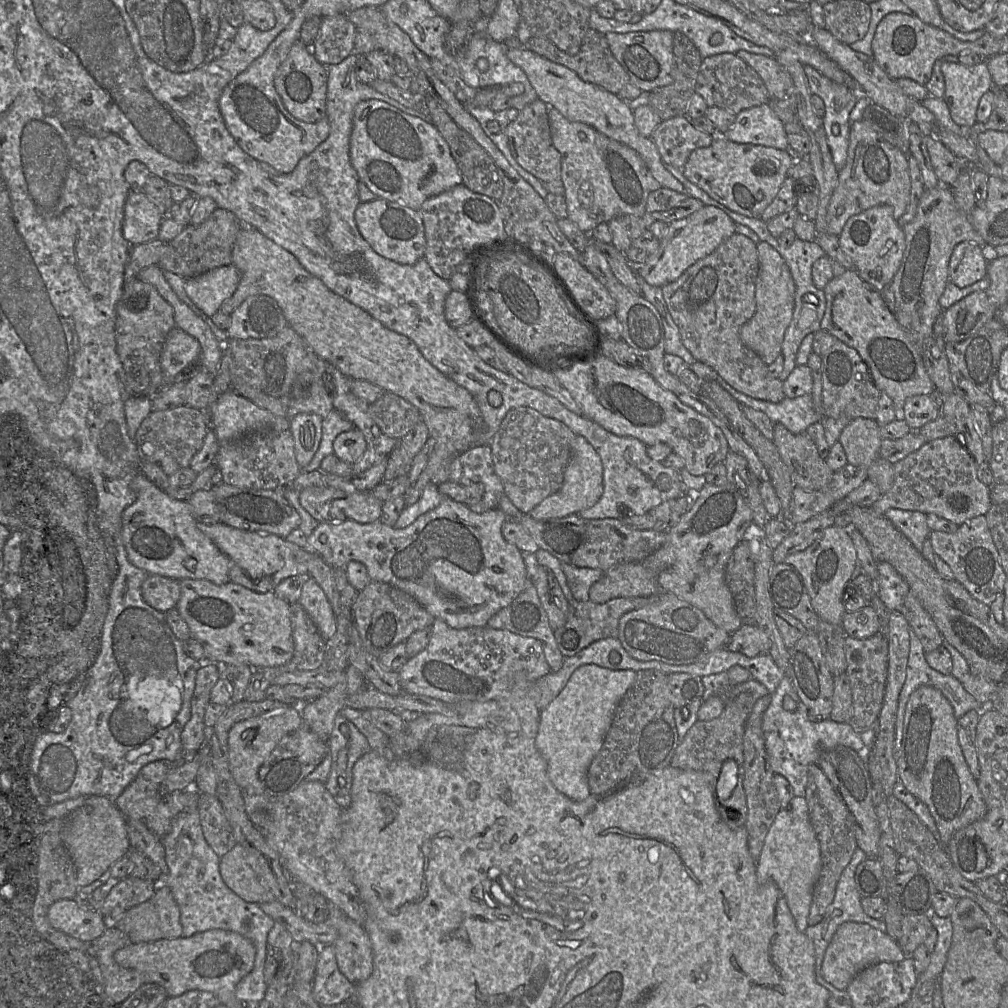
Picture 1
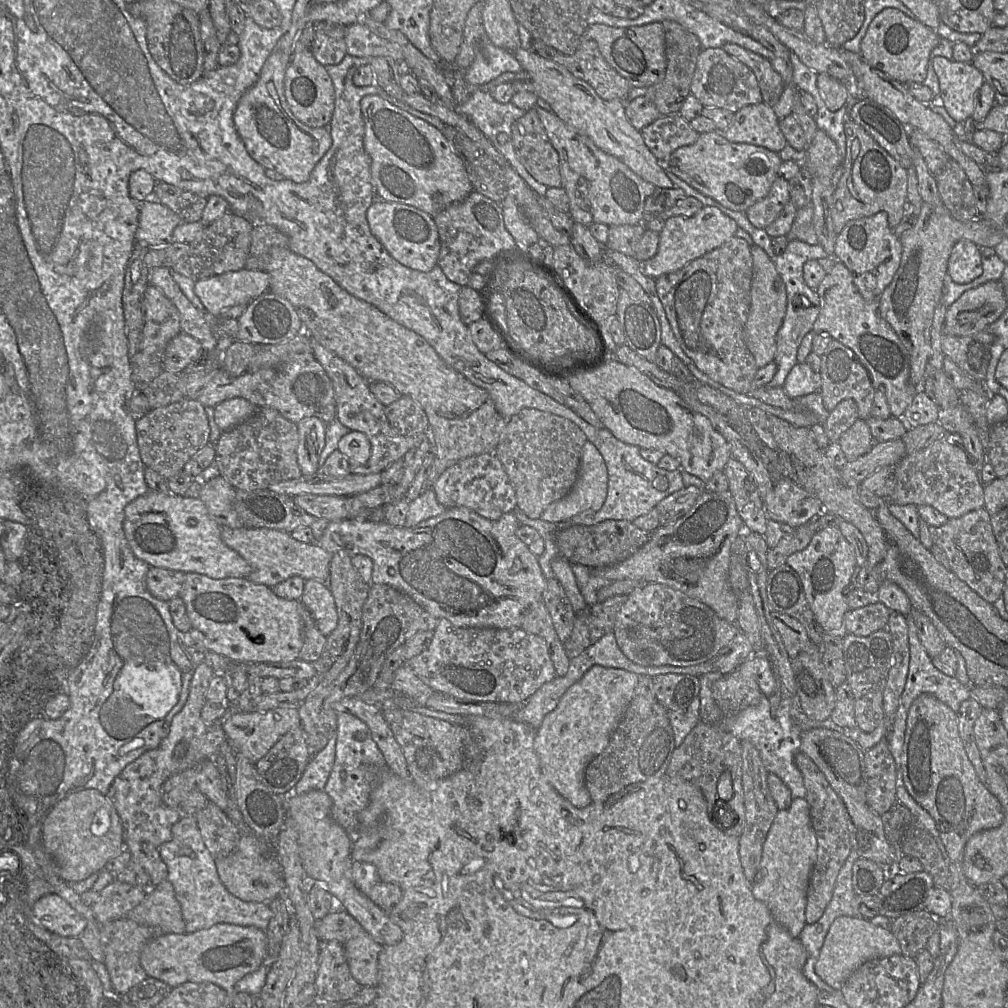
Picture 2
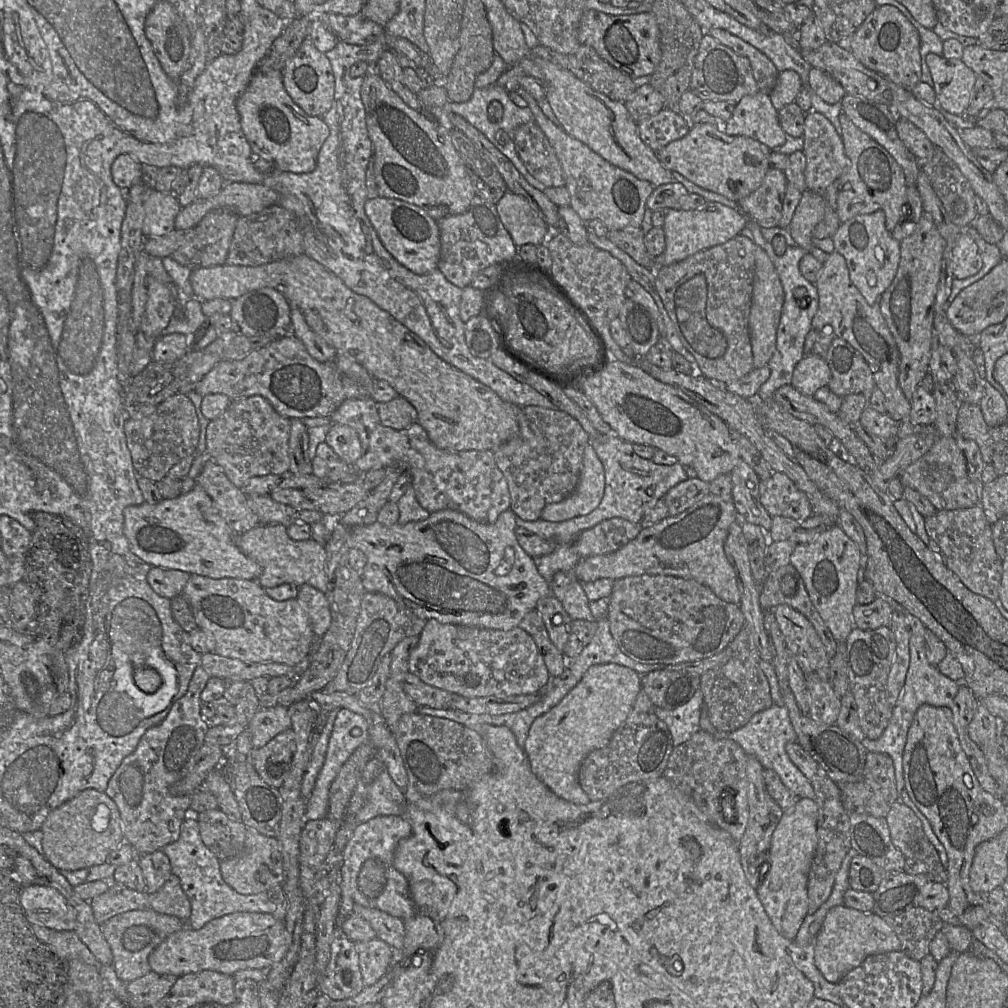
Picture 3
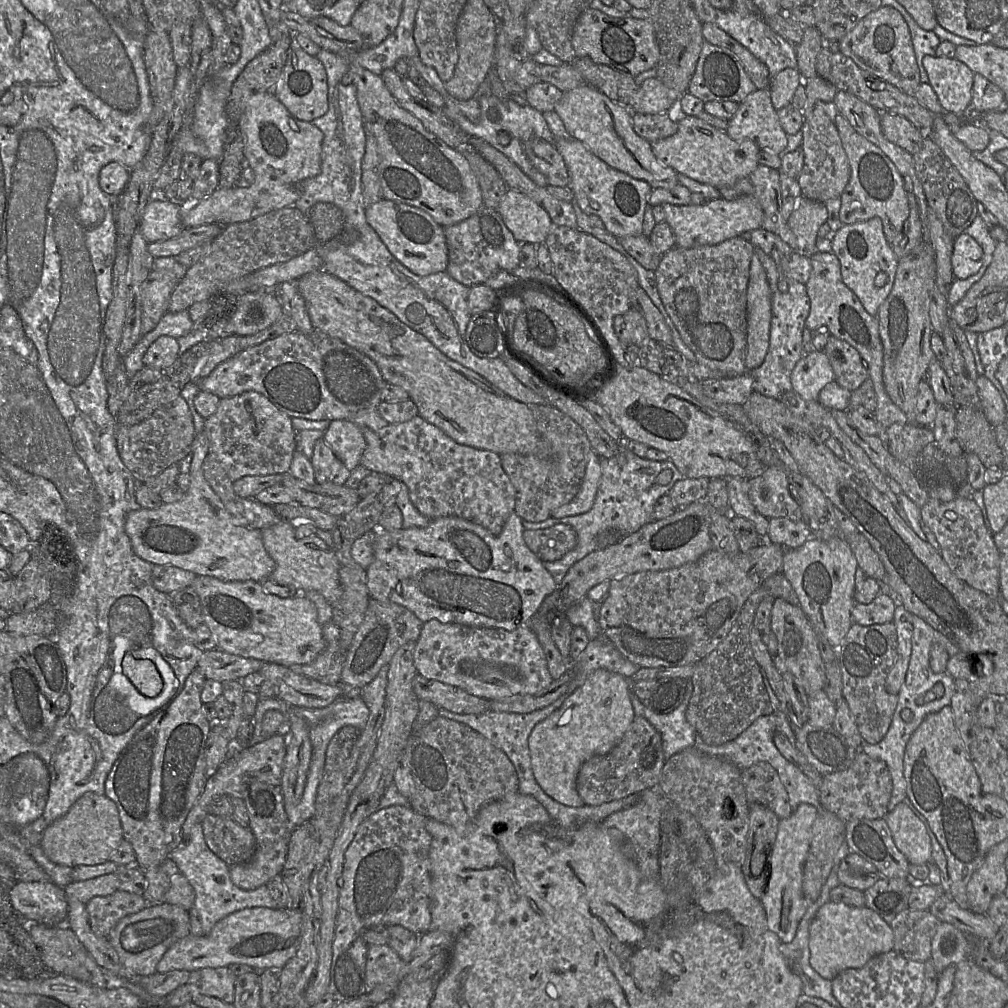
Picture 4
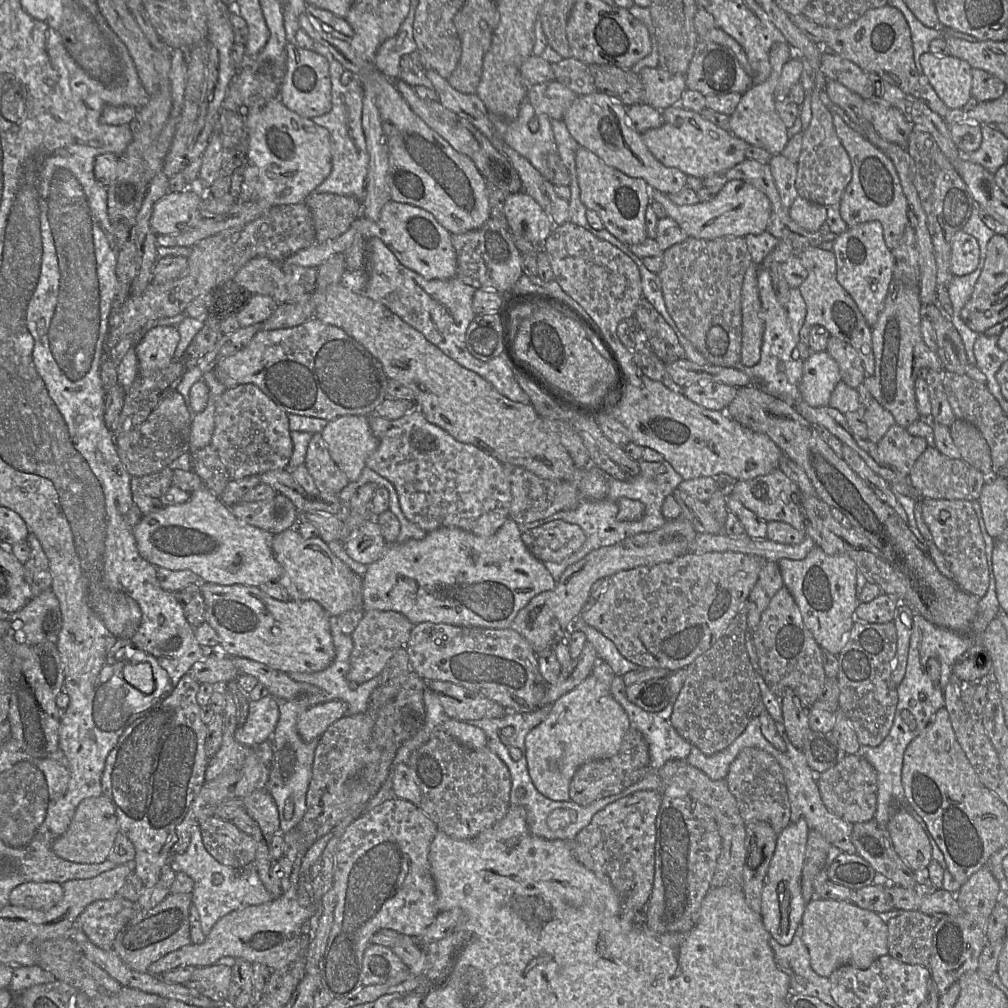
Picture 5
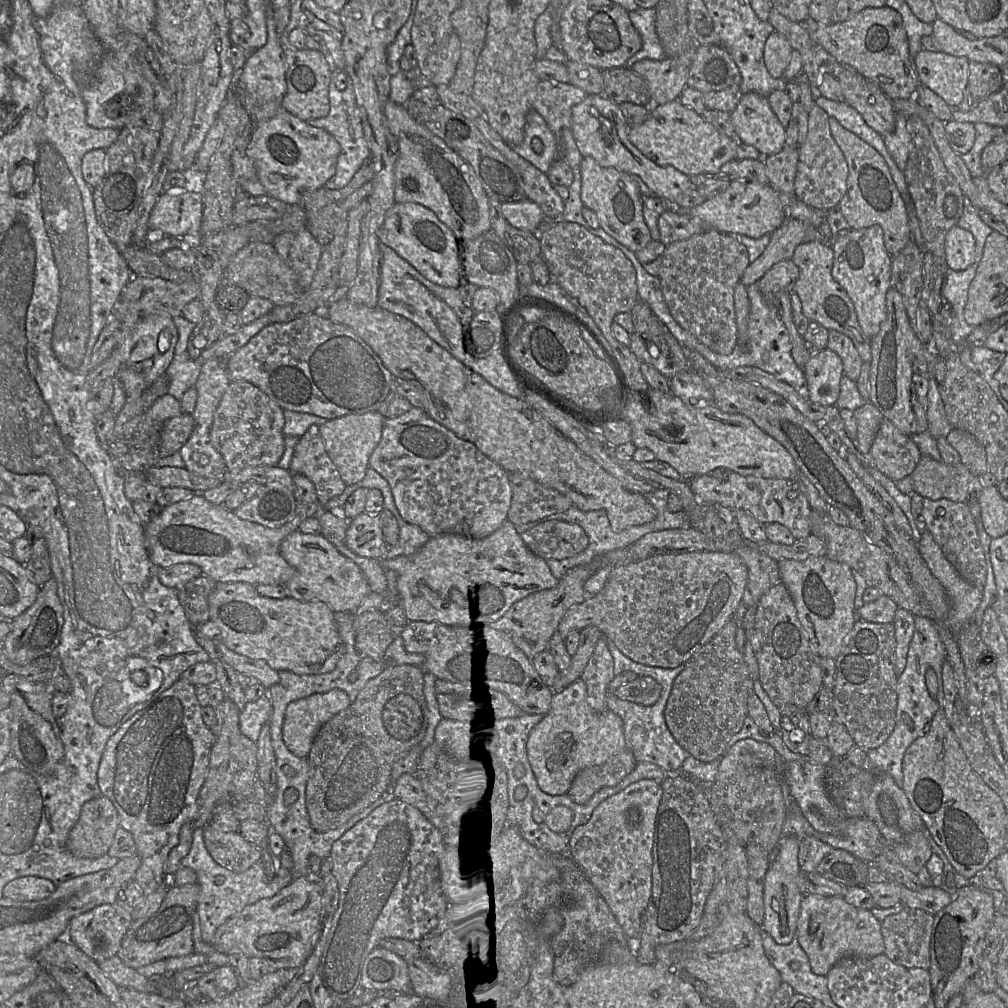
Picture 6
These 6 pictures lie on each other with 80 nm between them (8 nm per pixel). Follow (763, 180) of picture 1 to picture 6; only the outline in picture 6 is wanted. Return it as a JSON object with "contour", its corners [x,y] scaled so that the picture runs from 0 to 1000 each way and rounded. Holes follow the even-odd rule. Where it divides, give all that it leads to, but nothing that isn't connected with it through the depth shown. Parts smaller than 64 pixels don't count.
{"contour":[[[675,99],[645,105],[642,118],[635,124],[625,126],[623,136],[631,147],[652,164],[668,165],[683,175],[711,170],[719,162],[731,157],[731,139],[711,129]]]}

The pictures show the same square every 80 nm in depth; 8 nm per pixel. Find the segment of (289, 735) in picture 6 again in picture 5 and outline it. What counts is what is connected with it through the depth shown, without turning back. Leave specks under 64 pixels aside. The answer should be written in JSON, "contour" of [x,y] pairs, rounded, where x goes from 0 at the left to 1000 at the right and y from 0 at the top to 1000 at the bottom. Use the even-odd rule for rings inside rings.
{"contour":[[[328,694],[304,703],[294,714],[294,724],[300,735],[308,737],[316,732],[324,722],[343,709],[344,697]]]}

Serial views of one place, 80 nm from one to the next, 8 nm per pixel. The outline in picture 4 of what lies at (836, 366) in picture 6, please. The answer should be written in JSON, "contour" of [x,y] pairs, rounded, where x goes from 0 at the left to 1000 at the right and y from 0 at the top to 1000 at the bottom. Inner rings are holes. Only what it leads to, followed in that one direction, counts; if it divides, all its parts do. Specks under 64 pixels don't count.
{"contour":[[[817,348],[797,352],[785,371],[787,387],[800,398],[811,398],[813,388],[826,378],[827,369]]]}

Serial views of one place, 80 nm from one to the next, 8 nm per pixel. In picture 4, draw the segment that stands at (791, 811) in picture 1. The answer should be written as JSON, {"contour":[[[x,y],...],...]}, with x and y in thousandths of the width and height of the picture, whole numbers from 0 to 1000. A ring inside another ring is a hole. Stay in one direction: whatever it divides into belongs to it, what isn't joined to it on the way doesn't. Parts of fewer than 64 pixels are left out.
{"contour":[[[794,798],[784,811],[773,814],[764,852],[764,865],[759,884],[754,891],[762,921],[776,936],[785,935],[802,899],[796,884],[797,861],[806,832],[806,818],[811,803],[804,798]]]}

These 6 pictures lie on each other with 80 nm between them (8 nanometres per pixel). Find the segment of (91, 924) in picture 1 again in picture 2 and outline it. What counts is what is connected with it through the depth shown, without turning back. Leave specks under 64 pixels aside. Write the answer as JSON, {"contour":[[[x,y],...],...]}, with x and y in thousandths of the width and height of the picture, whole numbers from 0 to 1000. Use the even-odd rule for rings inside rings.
{"contour":[[[56,886],[37,893],[32,899],[32,907],[42,920],[64,930],[77,931],[86,918],[86,913]]]}

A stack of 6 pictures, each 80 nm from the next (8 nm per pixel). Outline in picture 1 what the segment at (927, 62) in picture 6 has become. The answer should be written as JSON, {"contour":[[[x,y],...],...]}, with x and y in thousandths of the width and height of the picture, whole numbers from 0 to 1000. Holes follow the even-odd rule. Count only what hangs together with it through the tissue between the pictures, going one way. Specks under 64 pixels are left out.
{"contour":[[[935,62],[934,70],[938,78],[938,93],[945,120],[963,127],[969,121],[969,108],[973,96],[982,88],[985,81],[978,62],[968,65],[953,63]]]}

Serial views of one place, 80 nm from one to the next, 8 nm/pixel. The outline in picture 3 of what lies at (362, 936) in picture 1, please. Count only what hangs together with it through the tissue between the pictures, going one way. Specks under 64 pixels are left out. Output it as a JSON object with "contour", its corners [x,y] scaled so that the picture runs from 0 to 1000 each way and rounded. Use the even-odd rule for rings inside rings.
{"contour":[[[371,931],[352,936],[356,958],[362,979],[372,976],[390,956],[393,946],[381,934]]]}

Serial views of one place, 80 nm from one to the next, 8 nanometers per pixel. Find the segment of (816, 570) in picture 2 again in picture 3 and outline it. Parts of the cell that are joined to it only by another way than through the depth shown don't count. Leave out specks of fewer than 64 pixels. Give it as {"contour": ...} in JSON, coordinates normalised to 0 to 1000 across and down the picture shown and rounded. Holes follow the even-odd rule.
{"contour":[[[830,520],[818,525],[804,539],[791,541],[784,553],[783,560],[794,570],[807,603],[828,639],[837,638],[847,622],[845,604],[849,600],[851,566],[855,563],[855,555],[849,540]]]}

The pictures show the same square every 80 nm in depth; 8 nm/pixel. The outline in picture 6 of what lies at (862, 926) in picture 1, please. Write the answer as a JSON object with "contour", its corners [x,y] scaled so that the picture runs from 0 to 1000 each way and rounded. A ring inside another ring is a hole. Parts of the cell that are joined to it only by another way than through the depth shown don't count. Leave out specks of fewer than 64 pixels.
{"contour":[[[799,887],[790,925],[794,938],[803,949],[805,961],[811,967],[820,968],[823,961],[837,949],[865,950],[878,943],[874,915],[863,903],[851,902],[840,896],[836,890]]]}

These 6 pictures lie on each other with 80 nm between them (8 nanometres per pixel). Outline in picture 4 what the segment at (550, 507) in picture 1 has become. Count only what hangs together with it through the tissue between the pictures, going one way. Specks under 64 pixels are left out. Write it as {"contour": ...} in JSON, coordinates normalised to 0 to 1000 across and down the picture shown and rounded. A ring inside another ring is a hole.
{"contour":[[[587,446],[571,492],[564,499],[549,506],[546,513],[559,514],[583,508],[589,500],[596,473],[595,453]]]}

